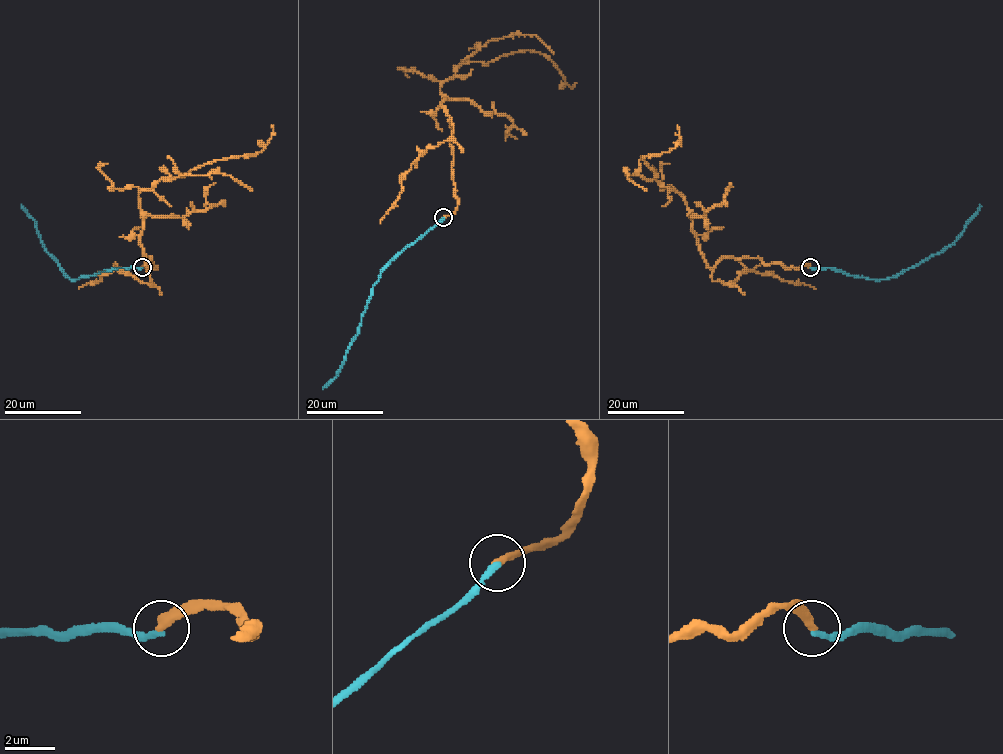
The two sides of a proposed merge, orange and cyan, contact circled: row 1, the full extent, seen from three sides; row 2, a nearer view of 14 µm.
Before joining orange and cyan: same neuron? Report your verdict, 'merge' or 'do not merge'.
do not merge

